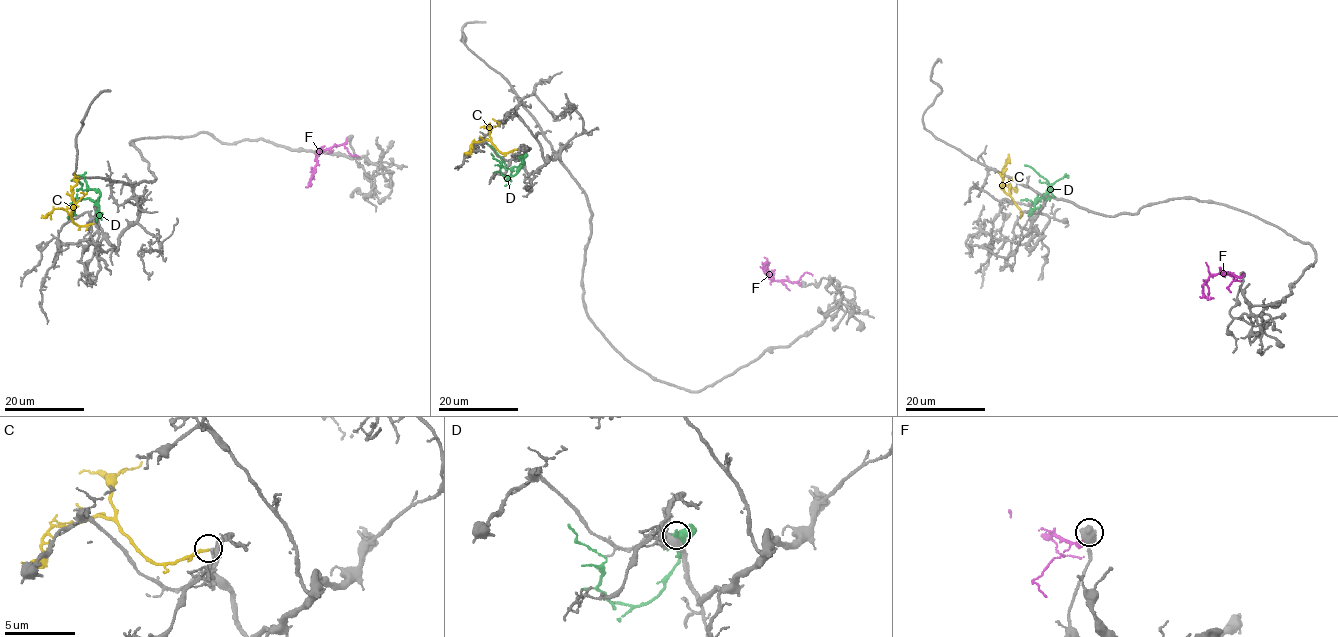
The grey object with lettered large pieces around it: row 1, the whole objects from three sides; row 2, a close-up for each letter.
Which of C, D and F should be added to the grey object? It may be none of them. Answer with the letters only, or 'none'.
C

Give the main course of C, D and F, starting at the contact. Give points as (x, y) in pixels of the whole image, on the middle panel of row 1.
C: (517, 149), (502, 153), (493, 144), (489, 127), (484, 126), (488, 124), (484, 125)
D: (522, 157), (522, 163), (515, 175), (504, 176), (499, 171), (501, 164), (490, 153)
F: (800, 285), (775, 280), (765, 265), (768, 270), (764, 272), (765, 279)

